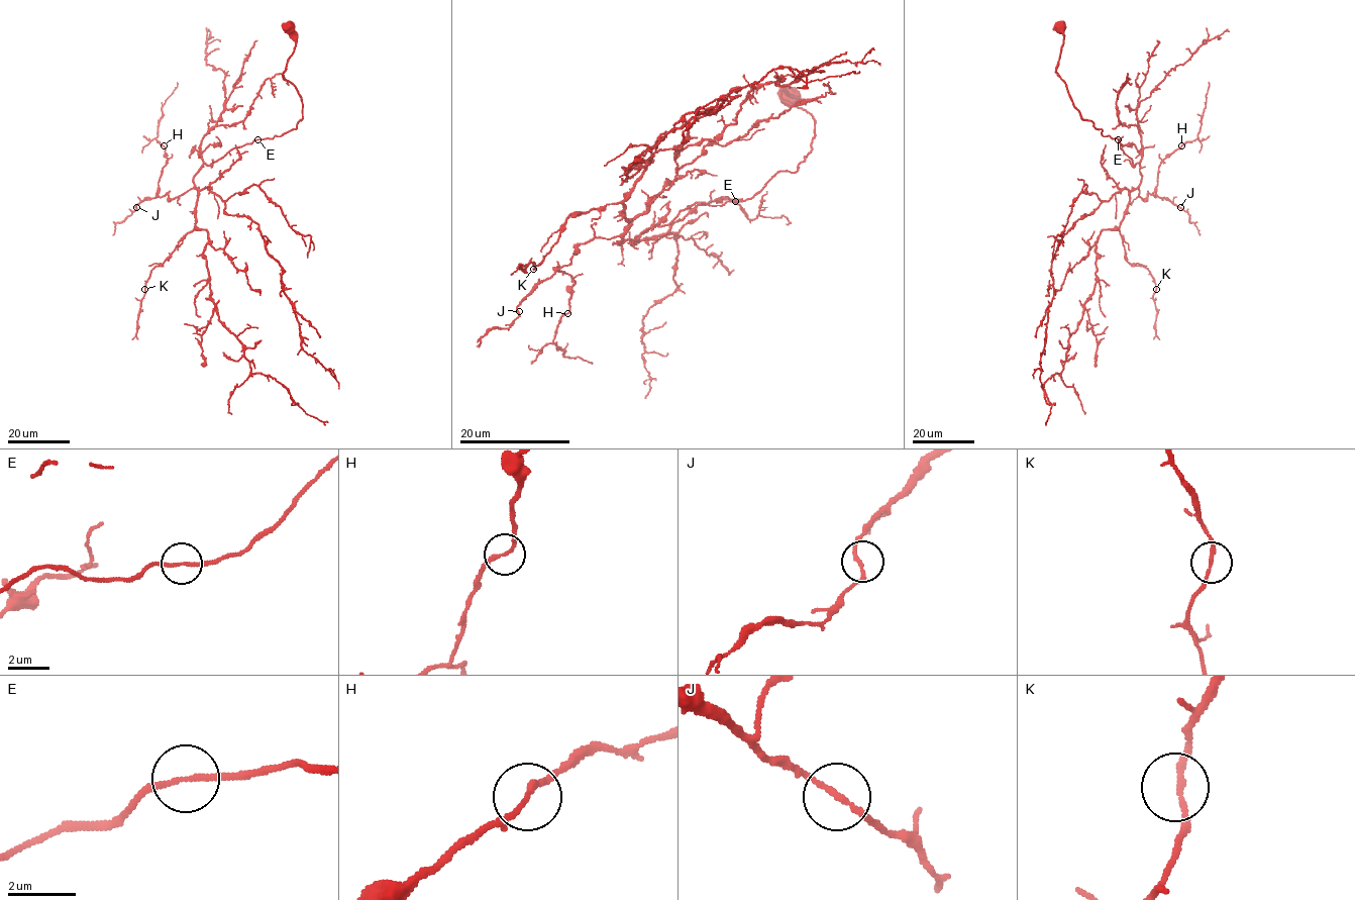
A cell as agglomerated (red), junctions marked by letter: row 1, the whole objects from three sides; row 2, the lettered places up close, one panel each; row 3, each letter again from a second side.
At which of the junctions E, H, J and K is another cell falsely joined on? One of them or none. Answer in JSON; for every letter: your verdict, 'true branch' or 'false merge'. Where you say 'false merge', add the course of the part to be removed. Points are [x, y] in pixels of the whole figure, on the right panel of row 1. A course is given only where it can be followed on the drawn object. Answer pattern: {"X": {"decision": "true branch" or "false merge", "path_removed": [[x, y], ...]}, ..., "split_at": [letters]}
{"E": {"decision": "true branch"}, "H": {"decision": "true branch"}, "J": {"decision": "true branch"}, "K": {"decision": "true branch"}, "split_at": []}

